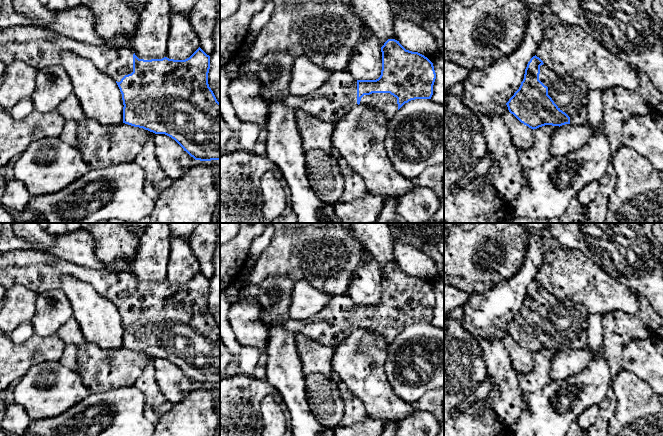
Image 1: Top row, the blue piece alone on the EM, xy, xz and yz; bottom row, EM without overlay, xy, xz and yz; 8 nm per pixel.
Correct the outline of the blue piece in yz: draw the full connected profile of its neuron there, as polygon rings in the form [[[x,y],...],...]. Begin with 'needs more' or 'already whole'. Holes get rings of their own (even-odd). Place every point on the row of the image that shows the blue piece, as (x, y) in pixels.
needs more | [[[533,56],[519,89],[506,103],[508,110],[531,129],[545,125],[587,122],[588,88],[579,79],[563,78]]]

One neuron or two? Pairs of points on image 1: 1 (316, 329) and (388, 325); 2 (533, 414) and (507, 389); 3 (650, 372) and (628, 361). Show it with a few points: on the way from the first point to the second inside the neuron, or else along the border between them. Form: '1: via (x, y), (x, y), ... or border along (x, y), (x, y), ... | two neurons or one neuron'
1: via (334, 325), (339, 320), (370, 320) | one neuron
2: border along (523, 401), (520, 416), (512, 425) | two neurons
3: via (645, 367), (639, 361), (633, 361) | one neuron

